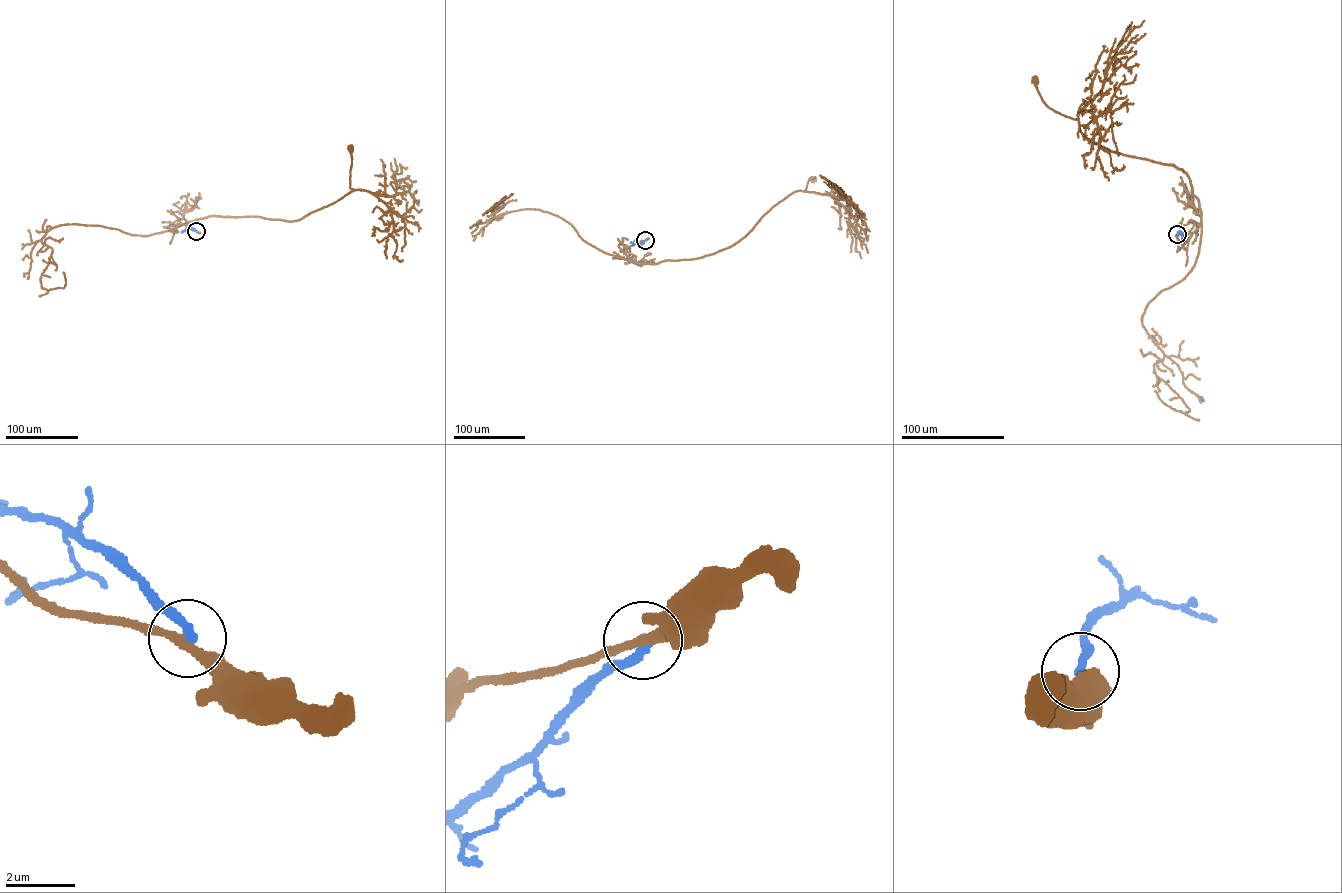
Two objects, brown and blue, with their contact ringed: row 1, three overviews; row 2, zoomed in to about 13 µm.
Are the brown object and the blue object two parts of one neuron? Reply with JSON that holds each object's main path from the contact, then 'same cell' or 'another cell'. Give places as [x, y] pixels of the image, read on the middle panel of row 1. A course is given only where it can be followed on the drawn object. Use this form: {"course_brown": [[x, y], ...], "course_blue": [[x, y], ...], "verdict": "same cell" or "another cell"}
{"course_brown": [[645, 240], [627, 247], [631, 261], [714, 253], [744, 237], [793, 192], [809, 192], [814, 180]], "course_blue": [[645, 240], [641, 243], [632, 242]], "verdict": "another cell"}

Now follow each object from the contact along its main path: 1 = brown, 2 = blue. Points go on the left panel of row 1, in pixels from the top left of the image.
1: (196, 231), (175, 225), (214, 216), (291, 221), (332, 204), (354, 190), (349, 187), (350, 147)
2: (196, 231), (192, 228), (183, 232)

